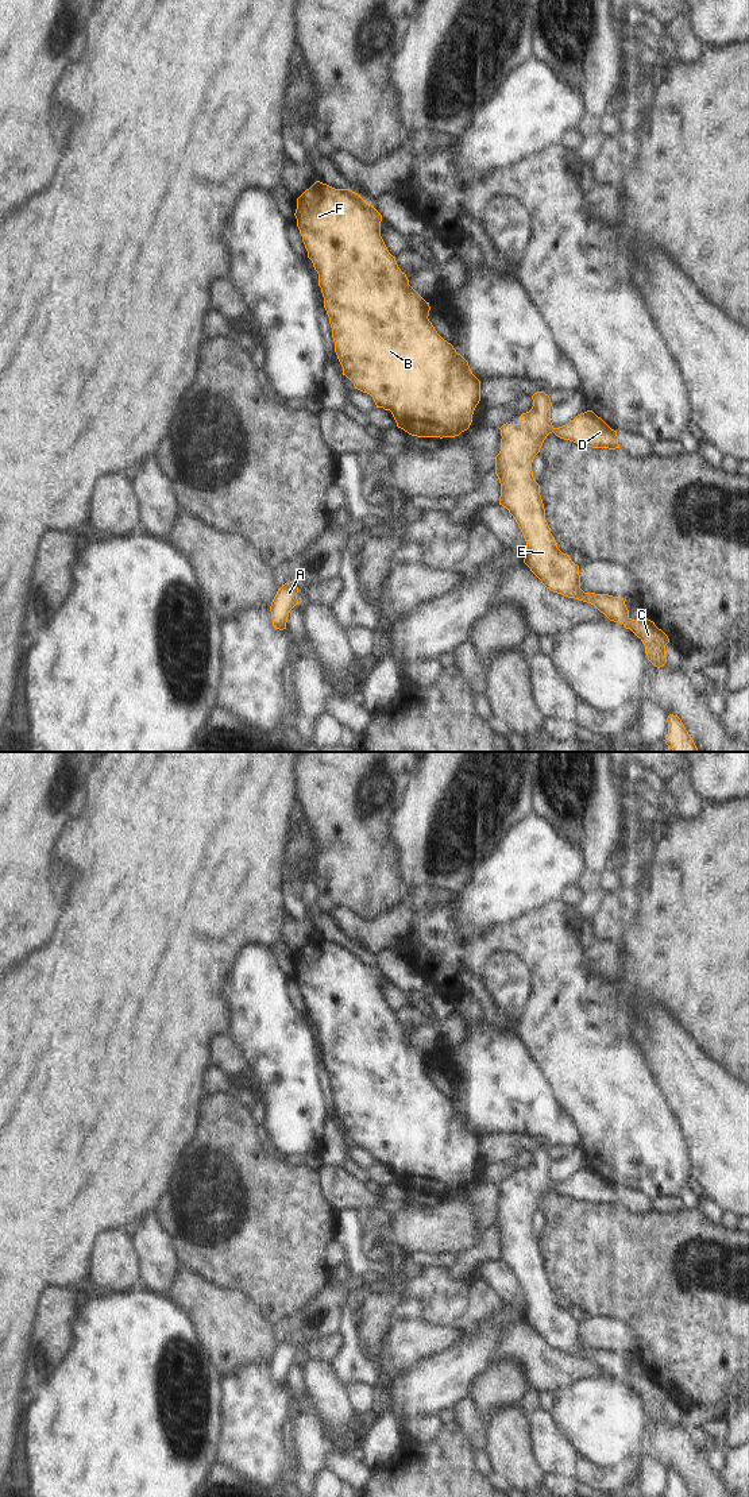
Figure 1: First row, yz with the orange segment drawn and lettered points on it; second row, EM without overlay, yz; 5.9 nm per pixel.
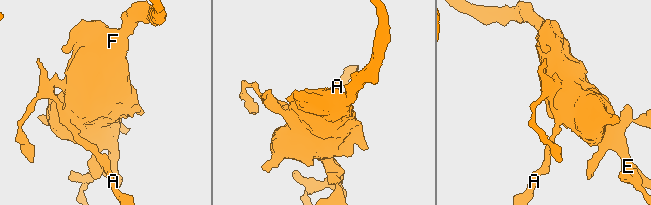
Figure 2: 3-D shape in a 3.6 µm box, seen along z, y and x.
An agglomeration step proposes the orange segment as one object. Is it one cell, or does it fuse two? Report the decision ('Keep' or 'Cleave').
Keep

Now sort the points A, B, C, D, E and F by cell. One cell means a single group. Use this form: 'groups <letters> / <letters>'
groups A B C D E F

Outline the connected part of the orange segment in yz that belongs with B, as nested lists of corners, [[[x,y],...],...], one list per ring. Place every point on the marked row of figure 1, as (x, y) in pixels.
[[[316,181],[297,198],[294,213],[302,242],[318,274],[329,317],[335,352],[355,389],[372,397],[377,408],[390,410],[397,427],[417,437],[455,437],[467,431],[480,401],[480,381],[468,362],[444,340],[429,321],[429,302],[410,285],[382,236],[382,215],[358,193]]]

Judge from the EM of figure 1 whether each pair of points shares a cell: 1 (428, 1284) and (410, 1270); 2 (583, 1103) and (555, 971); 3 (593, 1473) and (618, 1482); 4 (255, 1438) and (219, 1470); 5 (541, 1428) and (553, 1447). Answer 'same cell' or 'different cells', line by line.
1: different cells
2: same cell
3: same cell
4: different cells
5: same cell

